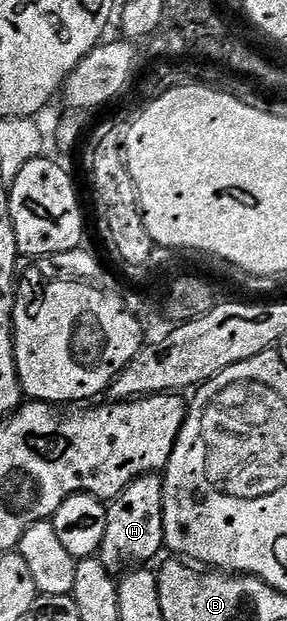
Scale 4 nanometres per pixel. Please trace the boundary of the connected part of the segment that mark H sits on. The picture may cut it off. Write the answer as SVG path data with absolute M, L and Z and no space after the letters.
M158 474L137 476L128 486L109 501L106 513L108 526L104 533L104 542L97 557L113 574L122 574L131 566L146 566L164 552L166 535L164 534L164 490L163 477Z

